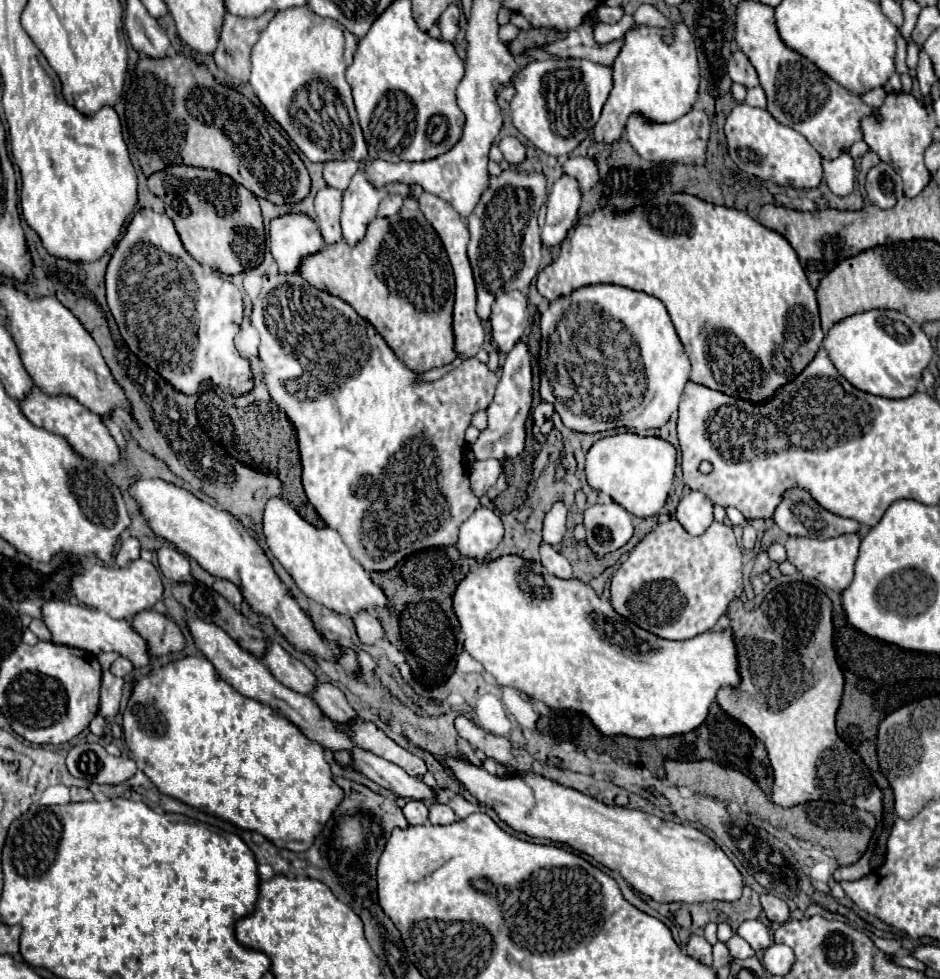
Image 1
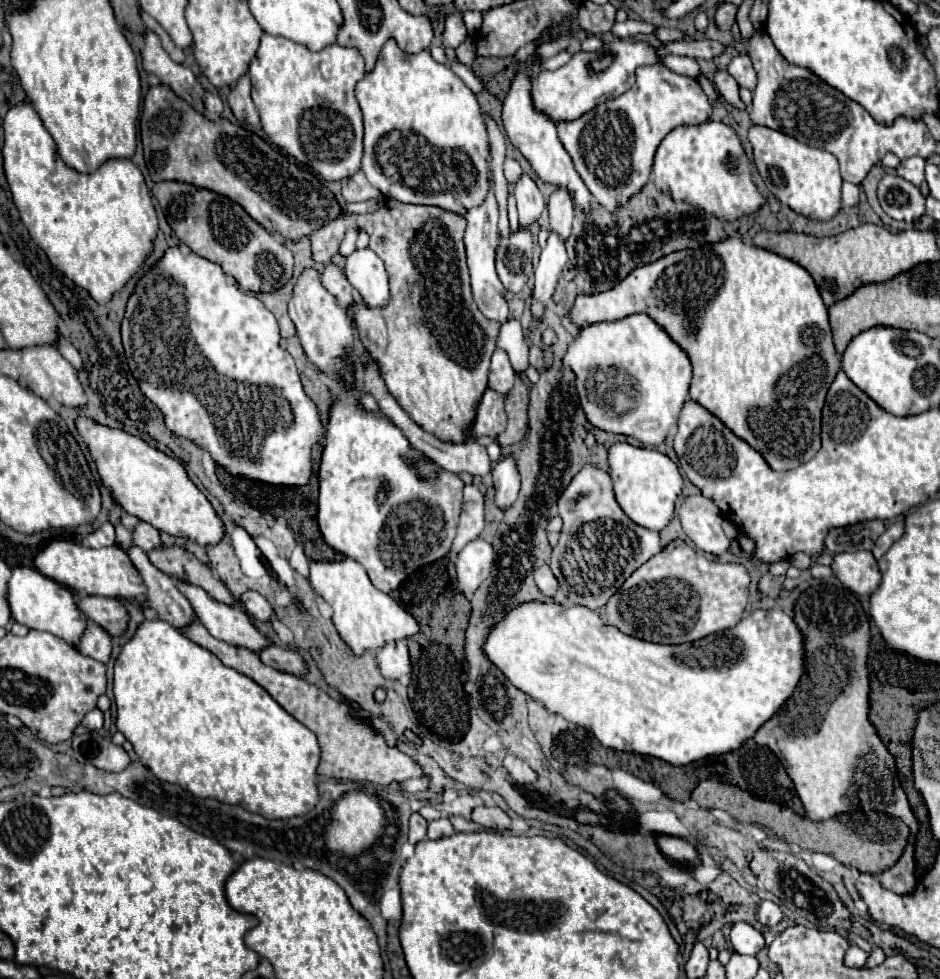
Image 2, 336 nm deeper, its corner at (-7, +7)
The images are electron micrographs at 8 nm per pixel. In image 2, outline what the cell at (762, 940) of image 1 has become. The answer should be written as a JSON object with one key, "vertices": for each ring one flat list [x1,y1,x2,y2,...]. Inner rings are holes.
{"vertices":[[737,922,731,928,731,936,729,936,731,948,737,954,747,954,747,956,755,956,763,946,765,946,765,938,759,930,755,930,753,926,745,924,745,922]]}

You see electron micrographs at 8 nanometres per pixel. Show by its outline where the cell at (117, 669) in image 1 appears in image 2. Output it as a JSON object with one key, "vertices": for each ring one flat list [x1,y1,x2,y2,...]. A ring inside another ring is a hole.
{"vertices":[[89,620,85,632,79,638,79,644,75,648,83,656,91,656,91,658,95,658,99,662,107,662,109,656,111,656,111,638,103,628,99,628,99,624]]}

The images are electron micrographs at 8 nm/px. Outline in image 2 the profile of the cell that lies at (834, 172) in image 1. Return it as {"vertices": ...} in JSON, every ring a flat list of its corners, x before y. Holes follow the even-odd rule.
{"vertices":[[843,182,843,206,855,208,859,204,859,188,851,182]]}

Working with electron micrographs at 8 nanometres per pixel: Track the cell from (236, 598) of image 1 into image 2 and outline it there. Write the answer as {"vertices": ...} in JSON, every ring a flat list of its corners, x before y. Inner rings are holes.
{"vertices":[[247,590,247,592,241,596,241,604,245,606,245,610,247,610,255,620,269,622,271,616,273,616,273,608,271,608,271,604,267,602,267,598,261,596,261,594,255,592,255,590]]}

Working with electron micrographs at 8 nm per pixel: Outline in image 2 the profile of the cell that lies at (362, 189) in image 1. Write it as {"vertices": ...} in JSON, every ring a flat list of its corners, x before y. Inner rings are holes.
{"vertices":[[369,248,345,258,345,276,367,308,383,308,389,300,389,282,383,262]]}

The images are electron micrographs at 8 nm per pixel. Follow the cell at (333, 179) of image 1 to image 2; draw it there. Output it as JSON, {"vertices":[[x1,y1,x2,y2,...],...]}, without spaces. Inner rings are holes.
{"vertices":[[361,170,355,176,343,180,343,198,347,202,363,202,363,200,379,198,379,196,381,196,381,192,367,182,367,178]]}

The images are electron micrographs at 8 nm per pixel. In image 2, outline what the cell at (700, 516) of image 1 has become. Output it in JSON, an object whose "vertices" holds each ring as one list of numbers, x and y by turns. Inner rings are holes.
{"vertices":[[689,496,683,500,677,510,683,532,697,550,709,552,713,556,721,556,729,550,729,538,721,528,721,512,719,508,705,496]]}

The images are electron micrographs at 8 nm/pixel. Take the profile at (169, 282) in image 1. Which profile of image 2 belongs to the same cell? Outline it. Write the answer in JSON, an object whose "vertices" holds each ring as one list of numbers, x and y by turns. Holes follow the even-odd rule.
{"vertices":[[179,246,169,248,165,252,165,256,159,260,159,264,137,282,135,292,131,294,131,298,127,302,125,318,121,324,121,334,123,334,127,364,129,364,133,378,137,380,145,398,149,398,163,412,165,424,167,424,167,428,171,428,173,434,189,438,199,448,207,450,211,454,213,462,217,466,221,466,225,472,229,472,231,476,239,476,243,480,255,480,255,482,263,482,263,484,271,484,271,486,305,486,309,482,311,478,311,448,313,448,313,444,317,444,319,440,325,438,325,428,321,424,317,406,305,394,291,354,287,350,283,350,279,344,281,336,279,336,279,324,277,324,275,316,263,306,263,302,255,294,251,294,251,292,245,294,237,284,229,282,229,278,223,274,219,264,213,264,189,250,181,252]]}

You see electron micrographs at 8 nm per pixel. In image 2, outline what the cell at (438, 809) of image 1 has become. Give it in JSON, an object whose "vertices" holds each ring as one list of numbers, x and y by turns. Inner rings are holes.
{"vertices":[[441,816,439,820,429,822,429,830,427,830,427,838,429,838,429,840,439,840,439,838,451,836,451,834,453,834,453,826,451,826,449,818]]}

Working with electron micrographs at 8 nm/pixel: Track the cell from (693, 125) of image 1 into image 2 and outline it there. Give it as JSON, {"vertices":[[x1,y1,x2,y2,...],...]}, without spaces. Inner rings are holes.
{"vertices":[[705,122,699,126,679,126,661,142,653,164,655,186,723,222,759,212,765,198,759,194,749,172,749,162,735,130,723,122]]}

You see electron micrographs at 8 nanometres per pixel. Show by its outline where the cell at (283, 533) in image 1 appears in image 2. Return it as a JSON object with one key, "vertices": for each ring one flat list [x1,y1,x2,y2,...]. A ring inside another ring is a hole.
{"vertices":[[351,558,341,562,311,562,311,586,333,608,333,624,355,656,379,650,387,642,407,640,419,634,417,620,403,608,403,604,389,594,379,592,371,584,365,568]]}

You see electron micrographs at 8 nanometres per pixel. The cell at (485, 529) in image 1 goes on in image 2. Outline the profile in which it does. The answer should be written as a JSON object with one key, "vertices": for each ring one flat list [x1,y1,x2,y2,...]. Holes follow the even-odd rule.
{"vertices":[[477,538,469,542,457,556,457,586,455,590,463,596,473,594,479,584,489,576,493,564,493,546]]}

